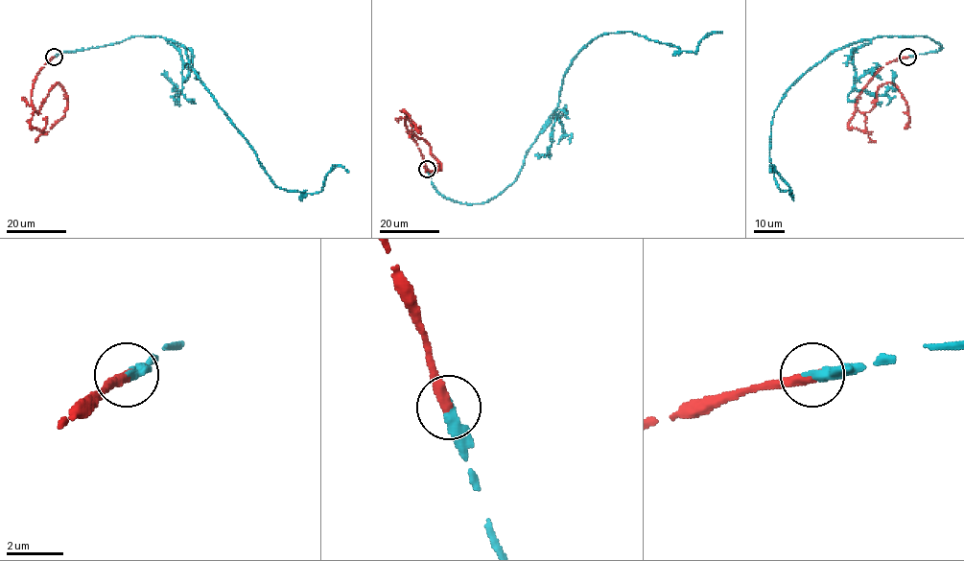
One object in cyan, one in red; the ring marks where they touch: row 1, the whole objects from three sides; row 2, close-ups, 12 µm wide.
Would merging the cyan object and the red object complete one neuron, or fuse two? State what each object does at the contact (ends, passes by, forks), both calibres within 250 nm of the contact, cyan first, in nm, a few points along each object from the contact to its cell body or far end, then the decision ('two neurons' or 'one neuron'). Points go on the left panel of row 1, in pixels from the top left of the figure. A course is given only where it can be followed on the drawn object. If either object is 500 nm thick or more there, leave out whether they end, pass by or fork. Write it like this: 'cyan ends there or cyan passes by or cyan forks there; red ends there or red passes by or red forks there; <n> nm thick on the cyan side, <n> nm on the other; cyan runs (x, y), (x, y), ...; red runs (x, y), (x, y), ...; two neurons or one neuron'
cyan ends there; red ends there; 400 nm thick on the cyan side, 400 nm on the other; cyan runs (54, 57), (135, 36), (170, 39), (277, 187), (305, 190), (300, 199), (321, 190), (333, 168), (348, 173); red runs (54, 57), (37, 72), (31, 95), (33, 107), (38, 111), (58, 82), (64, 91), (65, 114), (50, 128); one neuron

